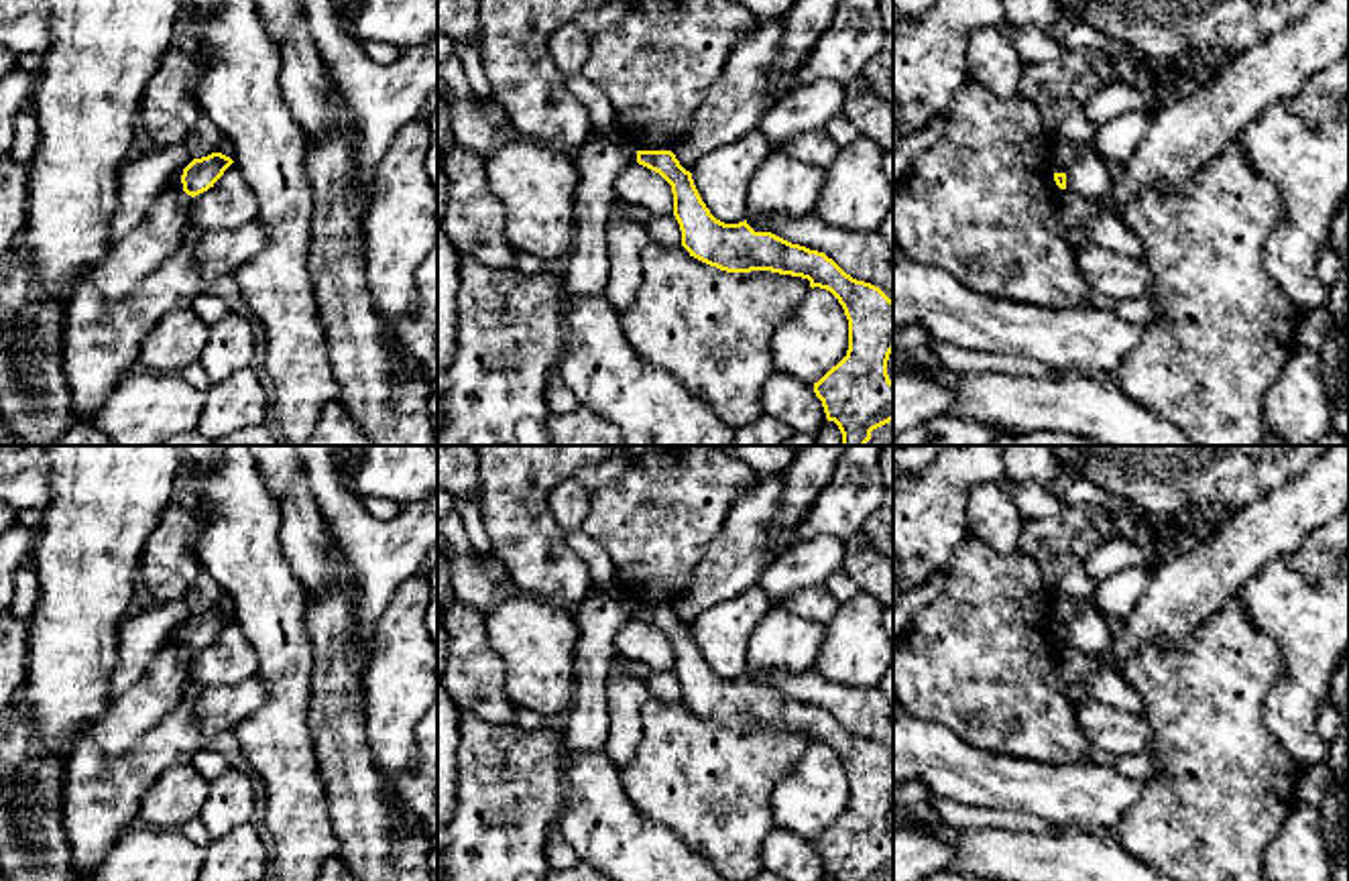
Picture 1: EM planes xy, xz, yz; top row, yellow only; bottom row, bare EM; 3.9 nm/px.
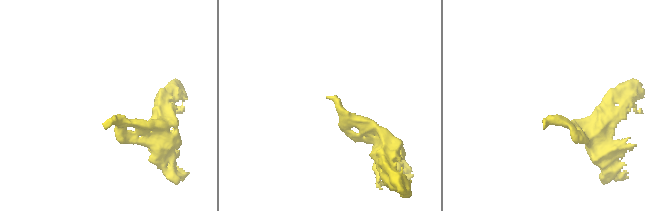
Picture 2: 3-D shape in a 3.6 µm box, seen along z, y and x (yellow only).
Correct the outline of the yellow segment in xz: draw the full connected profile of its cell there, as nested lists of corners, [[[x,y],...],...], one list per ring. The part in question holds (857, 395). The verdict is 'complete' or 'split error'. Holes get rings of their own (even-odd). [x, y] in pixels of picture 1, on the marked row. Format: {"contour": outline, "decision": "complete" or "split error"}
{"contour": [[[637,151],[637,163],[659,173],[673,193],[673,216],[682,230],[682,246],[690,256],[726,273],[771,271],[802,277],[810,287],[830,291],[848,319],[846,356],[832,366],[814,393],[822,401],[828,421],[842,433],[842,446],[893,446],[893,383],[887,374],[887,360],[893,352],[893,301],[875,285],[846,275],[824,252],[791,244],[771,232],[755,232],[747,220],[724,224],[716,220],[702,201],[692,173],[686,171],[671,151]]], "decision": "split error"}

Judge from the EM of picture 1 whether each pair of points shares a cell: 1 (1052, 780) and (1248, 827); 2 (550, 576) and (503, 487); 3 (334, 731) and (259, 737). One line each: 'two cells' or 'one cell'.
1: two cells
2: one cell
3: two cells

